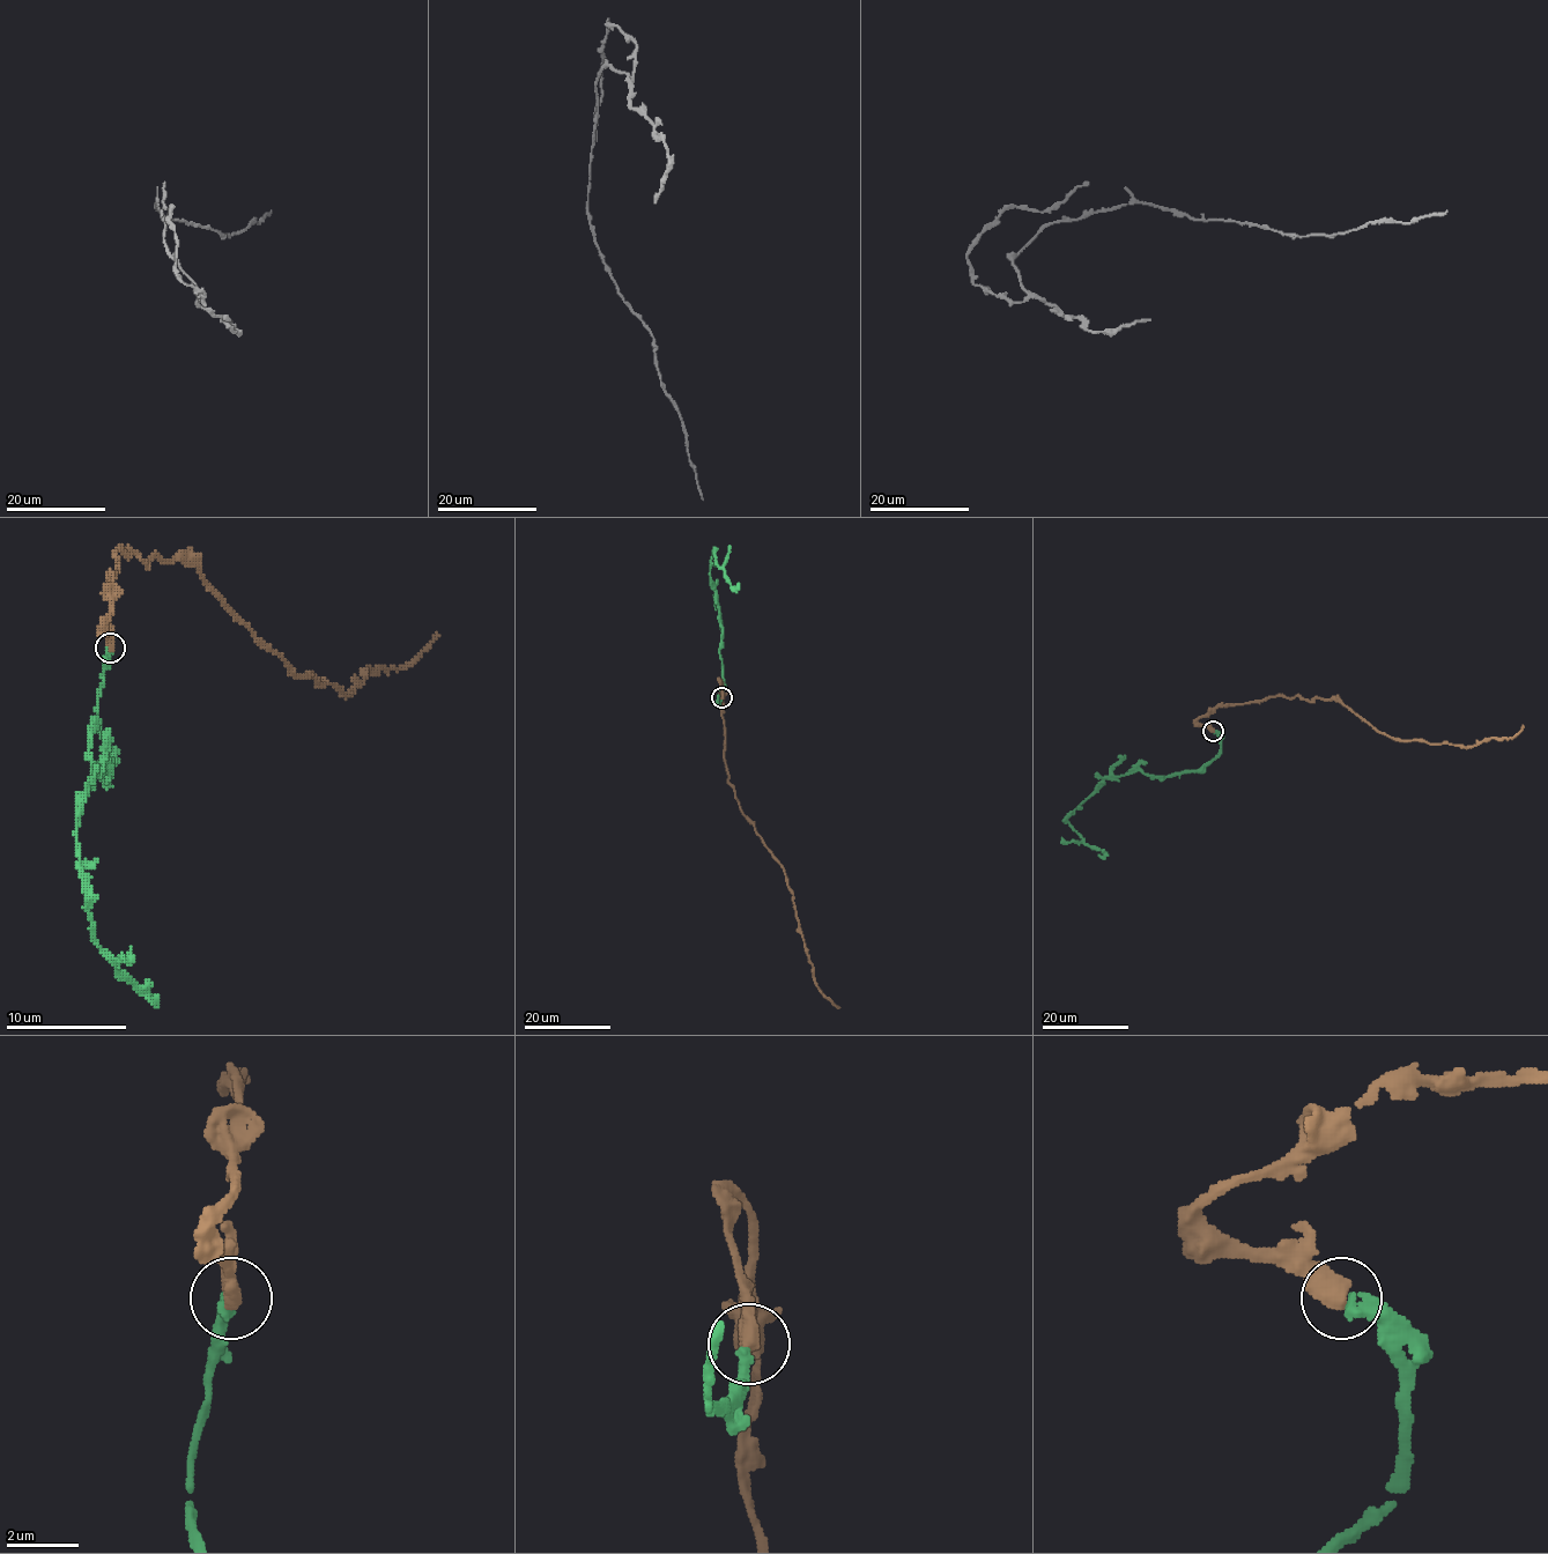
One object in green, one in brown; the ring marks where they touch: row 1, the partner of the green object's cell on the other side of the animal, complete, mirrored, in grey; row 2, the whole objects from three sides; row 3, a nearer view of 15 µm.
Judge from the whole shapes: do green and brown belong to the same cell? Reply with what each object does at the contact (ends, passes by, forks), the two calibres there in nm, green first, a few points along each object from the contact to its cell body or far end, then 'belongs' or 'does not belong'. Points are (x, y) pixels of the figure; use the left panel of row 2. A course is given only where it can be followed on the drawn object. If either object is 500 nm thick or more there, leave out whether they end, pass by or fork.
320/550 nm | green via (110, 648), (97, 729), (112, 756), (76, 816), (80, 871), (91, 938), (152, 1001), (158, 994) | brown via (110, 648), (121, 550), (146, 565), (189, 560), (294, 674), (348, 693), (367, 668), (402, 668), (436, 633) | belongs

